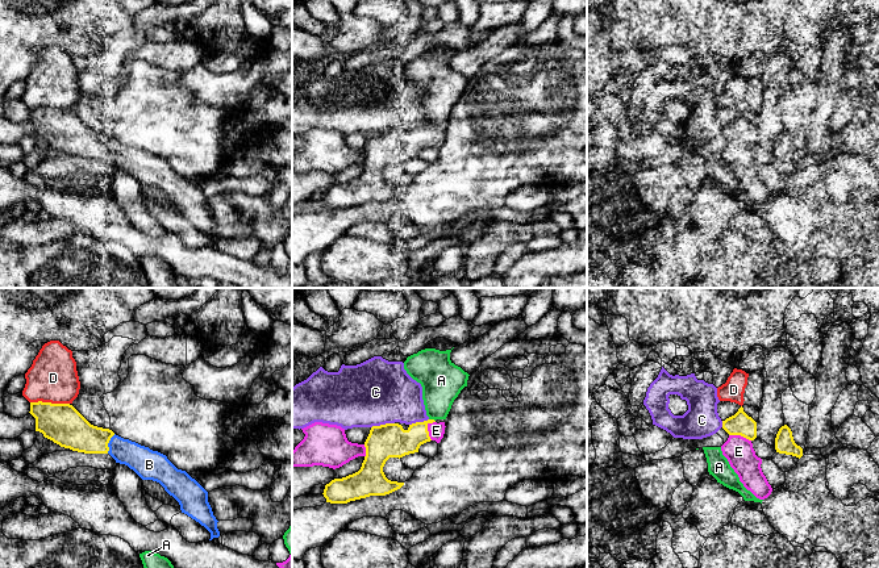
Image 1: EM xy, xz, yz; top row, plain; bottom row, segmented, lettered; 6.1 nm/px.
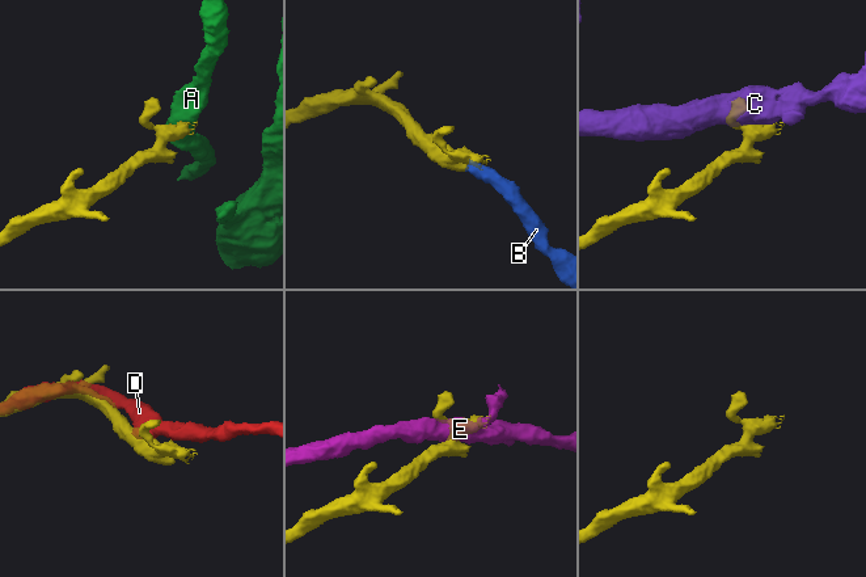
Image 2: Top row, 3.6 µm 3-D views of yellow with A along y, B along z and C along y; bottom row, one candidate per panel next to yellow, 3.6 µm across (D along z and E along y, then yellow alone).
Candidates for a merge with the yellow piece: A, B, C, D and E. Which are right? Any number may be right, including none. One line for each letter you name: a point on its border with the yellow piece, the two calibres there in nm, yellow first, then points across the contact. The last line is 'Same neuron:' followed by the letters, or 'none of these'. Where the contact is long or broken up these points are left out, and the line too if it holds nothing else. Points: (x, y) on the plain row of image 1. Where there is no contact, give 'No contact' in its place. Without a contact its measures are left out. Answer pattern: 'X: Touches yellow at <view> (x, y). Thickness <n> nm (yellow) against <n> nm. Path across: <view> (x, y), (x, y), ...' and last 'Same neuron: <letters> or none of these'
B: Touches yellow at xy (108, 147). Thickness 220 nm (yellow) against 170 nm
Same neuron: B

